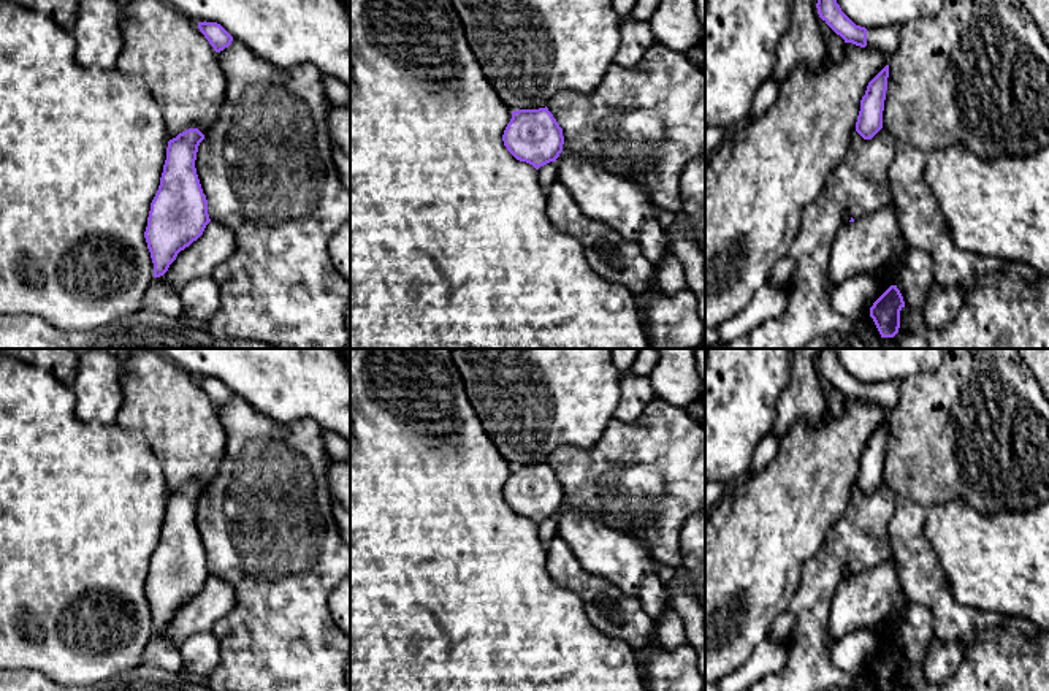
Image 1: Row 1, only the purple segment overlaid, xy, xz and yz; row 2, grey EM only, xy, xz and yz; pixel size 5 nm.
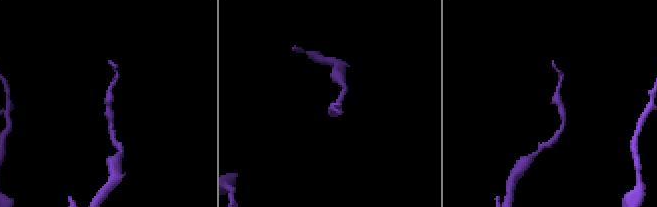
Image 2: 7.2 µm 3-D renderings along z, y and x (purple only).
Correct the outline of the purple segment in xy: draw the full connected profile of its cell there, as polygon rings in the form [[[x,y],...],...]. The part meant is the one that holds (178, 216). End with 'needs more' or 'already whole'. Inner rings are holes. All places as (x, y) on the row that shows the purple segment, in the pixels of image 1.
[[[189,128],[168,141],[160,185],[144,231],[154,277],[163,276],[177,254],[196,241],[211,222],[195,168],[203,139],[198,128]]]; already whole

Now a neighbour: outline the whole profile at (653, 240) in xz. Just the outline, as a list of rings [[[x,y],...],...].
[[[648,219],[642,225],[637,242],[643,255],[654,265],[670,254],[670,233],[656,219]]]

